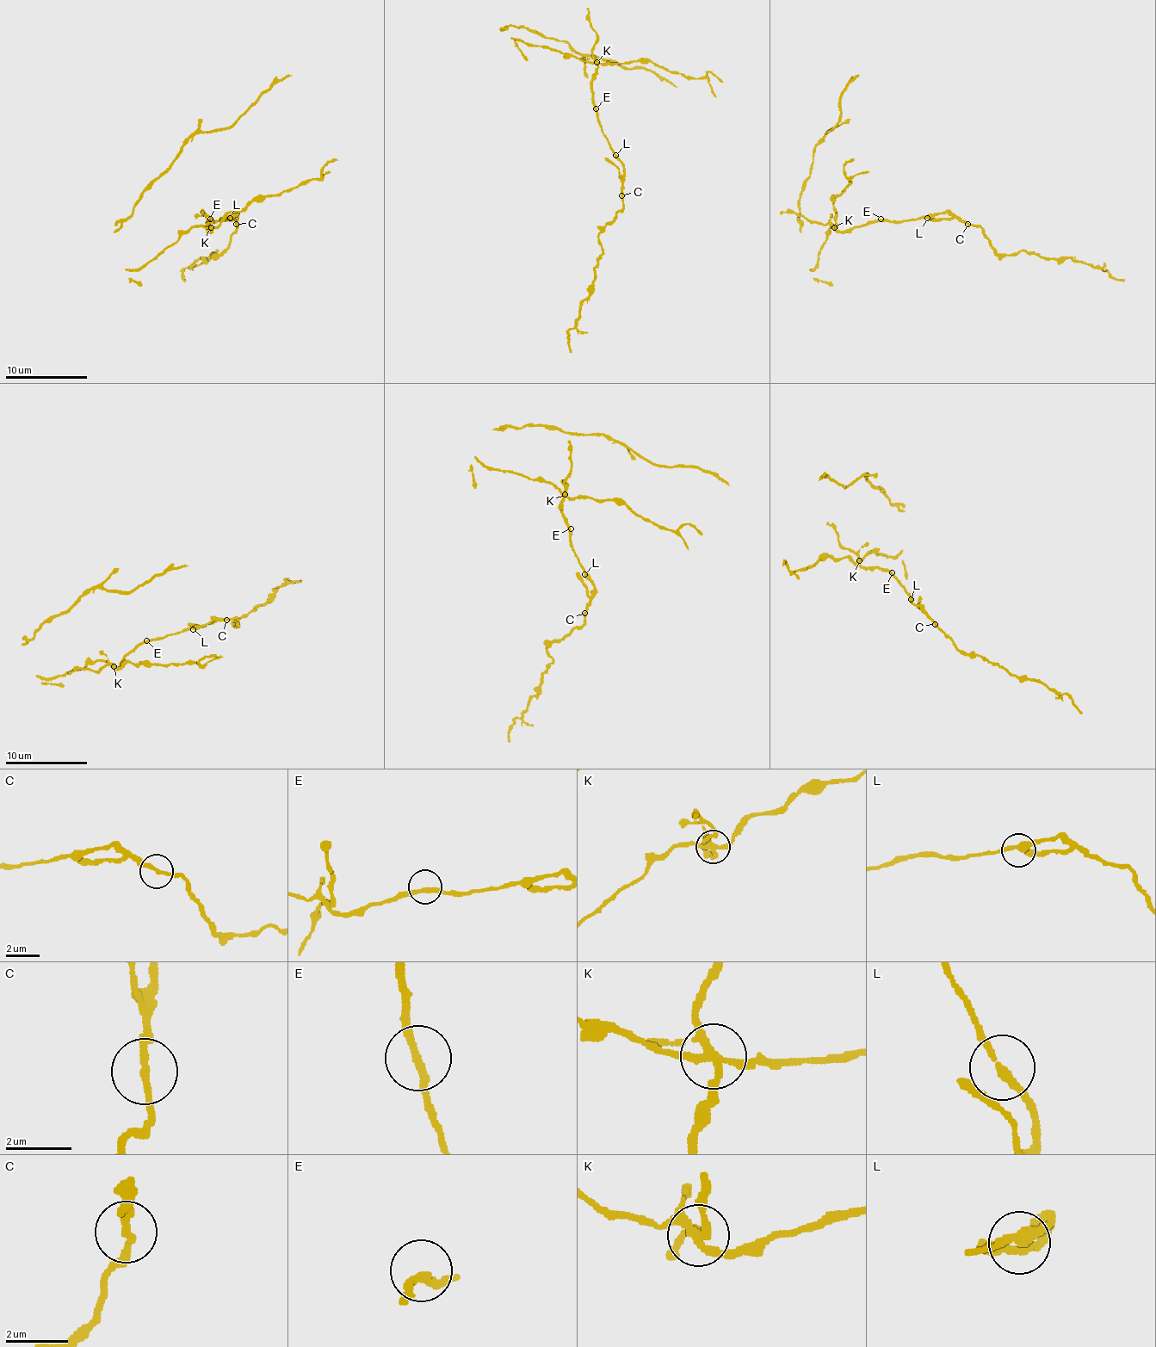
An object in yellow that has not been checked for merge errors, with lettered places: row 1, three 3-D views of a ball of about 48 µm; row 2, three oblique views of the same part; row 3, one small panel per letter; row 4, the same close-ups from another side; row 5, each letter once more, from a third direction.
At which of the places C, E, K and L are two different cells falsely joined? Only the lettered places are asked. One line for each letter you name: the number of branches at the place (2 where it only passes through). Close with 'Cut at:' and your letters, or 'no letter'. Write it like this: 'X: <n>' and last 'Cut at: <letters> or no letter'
C: 2
K: 5
Cut at: C, K

